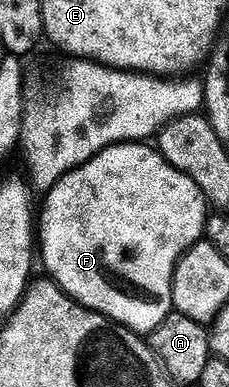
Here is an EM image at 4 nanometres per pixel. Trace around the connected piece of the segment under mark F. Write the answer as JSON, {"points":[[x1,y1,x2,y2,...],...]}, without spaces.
{"points":[[143,142,115,144,112,148,98,152,87,164,65,174,46,193,47,201,41,204,41,227,37,232,37,240,41,245,41,264,43,260,44,266,47,267,46,275,50,279,54,280,68,296,72,296,78,304,85,305,92,312,100,312,102,316,107,316,116,324,122,324,124,328,140,334,150,334,153,330,157,330,157,326,161,326,161,322,165,322,165,318,173,311,175,267,179,264,179,259,194,244,204,239,209,215,207,198,197,186,197,182,193,182,193,178,189,178,181,170,174,168,154,147,147,147,151,146]]}

